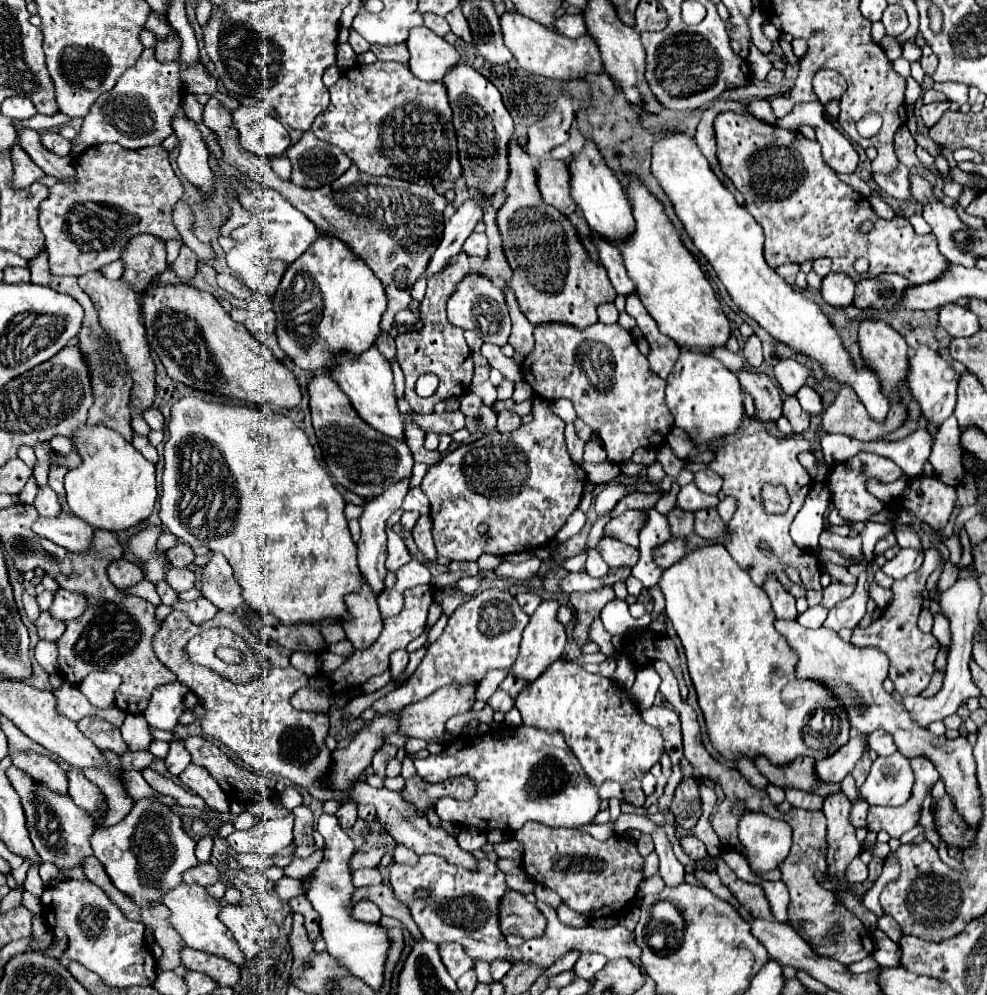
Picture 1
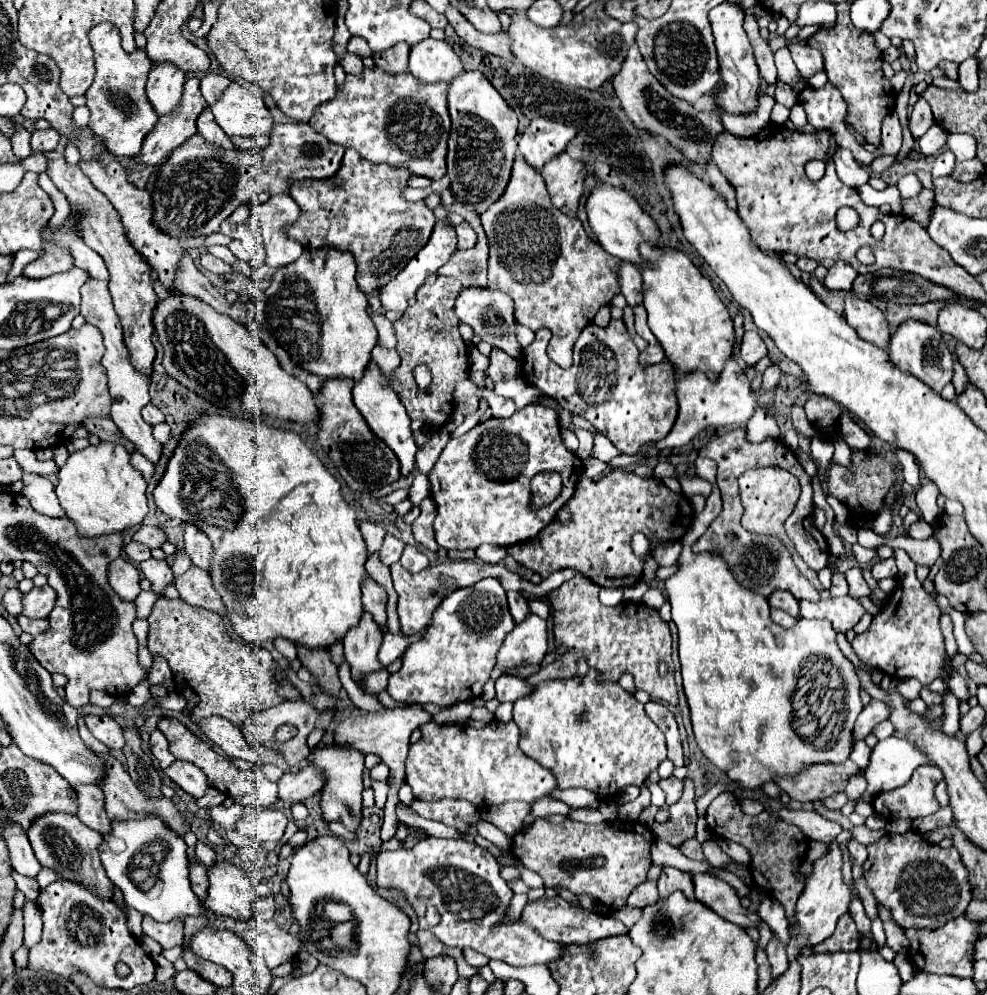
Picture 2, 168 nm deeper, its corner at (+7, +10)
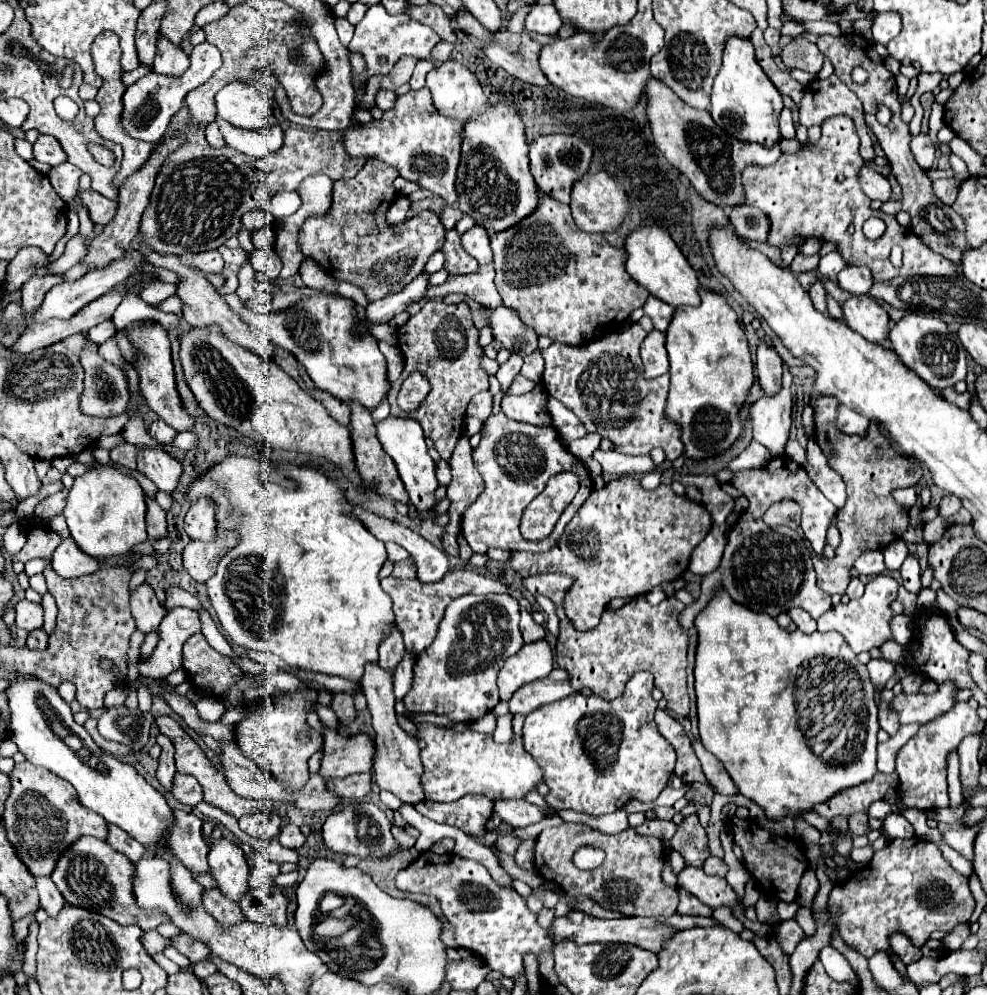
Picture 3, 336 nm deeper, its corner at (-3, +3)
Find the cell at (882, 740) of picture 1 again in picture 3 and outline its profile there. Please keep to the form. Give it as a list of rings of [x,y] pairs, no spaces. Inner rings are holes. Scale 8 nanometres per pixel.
[[[880,699],[878,701],[878,723],[884,731],[888,731],[890,735],[894,735],[900,727],[900,721],[898,721],[898,713],[894,711],[894,707],[890,707],[888,701]]]

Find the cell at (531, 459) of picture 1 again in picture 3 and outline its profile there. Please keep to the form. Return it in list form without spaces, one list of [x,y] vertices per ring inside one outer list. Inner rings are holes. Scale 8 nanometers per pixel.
[[[502,411],[496,415],[490,415],[484,421],[480,445],[478,449],[474,449],[472,457],[474,457],[476,469],[480,471],[486,483],[486,489],[482,491],[482,495],[476,499],[472,507],[468,507],[468,511],[464,511],[464,517],[462,517],[464,537],[474,553],[486,553],[490,547],[500,547],[506,551],[530,551],[530,553],[550,551],[560,539],[568,521],[576,515],[576,511],[592,493],[592,479],[588,471],[564,447],[564,443],[558,439],[558,433],[552,427],[546,429],[546,427],[536,427],[530,423],[514,421],[514,419],[508,419]],[[562,471],[572,471],[580,479],[580,491],[572,501],[572,509],[566,509],[562,513],[556,527],[546,539],[538,543],[526,541],[520,535],[522,511],[532,503],[534,497],[538,497],[544,491],[548,479]]]

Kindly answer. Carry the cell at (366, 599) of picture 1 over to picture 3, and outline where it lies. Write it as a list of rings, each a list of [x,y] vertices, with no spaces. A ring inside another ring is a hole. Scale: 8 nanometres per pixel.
[[[366,665],[364,677],[362,677],[362,689],[368,701],[368,711],[372,713],[372,727],[376,731],[376,755],[374,755],[374,779],[380,789],[386,789],[394,793],[404,803],[420,803],[424,799],[424,789],[420,783],[420,777],[424,773],[422,761],[420,761],[420,747],[414,737],[410,737],[406,731],[400,729],[396,711],[394,711],[394,691],[392,691],[392,677],[386,675],[378,665]]]

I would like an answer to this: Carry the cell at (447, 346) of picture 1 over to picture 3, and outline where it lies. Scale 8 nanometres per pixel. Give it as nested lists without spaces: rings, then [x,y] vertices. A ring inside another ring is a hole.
[[[440,299],[428,301],[416,315],[408,319],[406,325],[398,327],[398,349],[404,357],[404,371],[398,381],[392,383],[392,391],[388,395],[390,415],[402,417],[402,409],[396,403],[400,385],[412,371],[420,371],[430,381],[432,391],[424,405],[418,411],[410,413],[408,419],[414,419],[422,425],[424,437],[430,437],[440,457],[450,463],[452,451],[462,437],[462,423],[470,399],[476,393],[488,389],[488,375],[480,367],[484,349],[478,343],[478,329],[472,323],[470,307],[466,303],[446,305]]]

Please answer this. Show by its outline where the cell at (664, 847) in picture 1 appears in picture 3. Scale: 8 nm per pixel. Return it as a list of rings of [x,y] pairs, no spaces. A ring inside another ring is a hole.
[[[678,887],[678,891],[680,891],[680,905],[678,905],[680,915],[706,915],[706,917],[712,915],[712,909],[708,909],[702,901],[694,899],[694,895],[682,891],[680,887]]]

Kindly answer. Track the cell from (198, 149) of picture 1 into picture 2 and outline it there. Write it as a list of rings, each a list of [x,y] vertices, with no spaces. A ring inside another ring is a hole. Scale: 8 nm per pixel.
[[[172,64],[154,66],[154,70],[150,72],[146,96],[160,116],[176,112],[182,100],[184,82],[186,82],[184,72],[172,68]]]

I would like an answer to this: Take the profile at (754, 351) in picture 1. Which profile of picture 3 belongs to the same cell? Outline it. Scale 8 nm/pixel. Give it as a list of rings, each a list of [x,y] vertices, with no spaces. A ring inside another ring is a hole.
[[[762,328],[757,330],[757,334],[760,337],[760,347],[756,355],[758,379],[766,395],[776,395],[782,389],[782,359],[772,347],[766,347]]]

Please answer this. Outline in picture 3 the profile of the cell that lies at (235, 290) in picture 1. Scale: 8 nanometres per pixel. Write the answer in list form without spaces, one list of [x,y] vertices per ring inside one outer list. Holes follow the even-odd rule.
[[[204,251],[204,253],[194,255],[194,259],[192,259],[190,265],[194,269],[202,271],[202,273],[220,273],[224,261],[222,261],[220,251]]]

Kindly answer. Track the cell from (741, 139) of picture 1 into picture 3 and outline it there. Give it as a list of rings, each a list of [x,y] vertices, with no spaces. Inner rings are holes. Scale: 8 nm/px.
[[[836,115],[830,117],[822,123],[822,139],[814,145],[802,145],[798,155],[790,155],[790,153],[782,153],[780,159],[770,165],[770,167],[748,167],[742,175],[744,179],[744,191],[746,191],[746,205],[754,205],[758,209],[762,209],[772,223],[770,235],[768,235],[768,243],[776,245],[776,247],[784,247],[786,243],[798,245],[800,239],[822,239],[822,241],[834,241],[838,243],[838,253],[844,257],[844,261],[848,265],[866,265],[870,267],[870,271],[874,271],[874,281],[888,281],[894,279],[898,275],[902,277],[912,277],[912,275],[958,275],[958,267],[954,263],[950,263],[948,259],[944,259],[942,255],[930,251],[930,247],[922,245],[920,239],[910,233],[908,229],[904,229],[894,215],[884,215],[882,211],[872,211],[870,209],[870,199],[866,199],[866,195],[860,189],[858,183],[858,173],[864,165],[864,159],[858,153],[860,147],[860,137],[856,133],[856,127],[852,123],[850,117],[846,115]],[[842,119],[842,121],[840,121]],[[870,217],[878,217],[886,223],[886,231],[882,237],[878,237],[876,241],[868,241],[862,233],[862,223]],[[854,225],[854,233],[848,233],[848,227]],[[894,245],[900,245],[904,251],[902,257],[902,265],[896,269],[890,263],[890,249]]]

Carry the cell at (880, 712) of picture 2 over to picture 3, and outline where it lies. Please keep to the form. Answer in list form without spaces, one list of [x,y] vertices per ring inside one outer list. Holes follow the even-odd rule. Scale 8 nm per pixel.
[[[948,681],[948,683],[940,683],[938,689],[930,695],[900,693],[892,699],[892,705],[900,715],[900,723],[924,725],[948,713],[956,705],[956,693],[958,693],[958,685],[954,681]]]

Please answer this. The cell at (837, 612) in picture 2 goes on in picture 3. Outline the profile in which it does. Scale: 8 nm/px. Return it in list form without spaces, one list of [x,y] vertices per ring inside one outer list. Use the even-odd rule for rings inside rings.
[[[878,575],[878,577],[870,579],[866,583],[866,593],[860,599],[850,599],[848,603],[838,603],[830,611],[826,611],[818,619],[818,631],[820,633],[838,631],[848,641],[848,645],[852,647],[854,653],[870,651],[874,647],[882,647],[886,641],[894,641],[892,629],[890,629],[890,621],[892,621],[894,613],[890,609],[890,603],[896,599],[898,587],[900,587],[898,581],[888,575]]]

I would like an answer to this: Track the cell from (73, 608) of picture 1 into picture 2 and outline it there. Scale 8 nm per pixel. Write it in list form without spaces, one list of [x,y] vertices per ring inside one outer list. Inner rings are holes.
[[[46,584],[42,588],[32,588],[24,594],[24,616],[28,618],[48,618],[56,604],[56,592]]]

